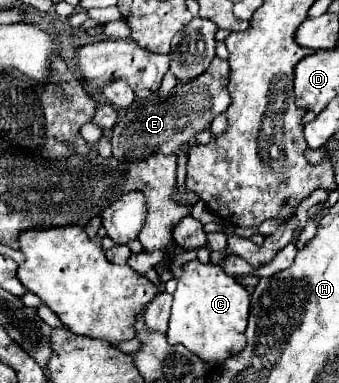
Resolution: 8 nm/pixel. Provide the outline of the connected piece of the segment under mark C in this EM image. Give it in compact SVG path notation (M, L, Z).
M189 261L177 279L173 307L169 317L167 339L171 345L181 343L189 351L201 355L209 365L221 365L225 359L245 349L245 327L249 317L249 293L219 265Z

